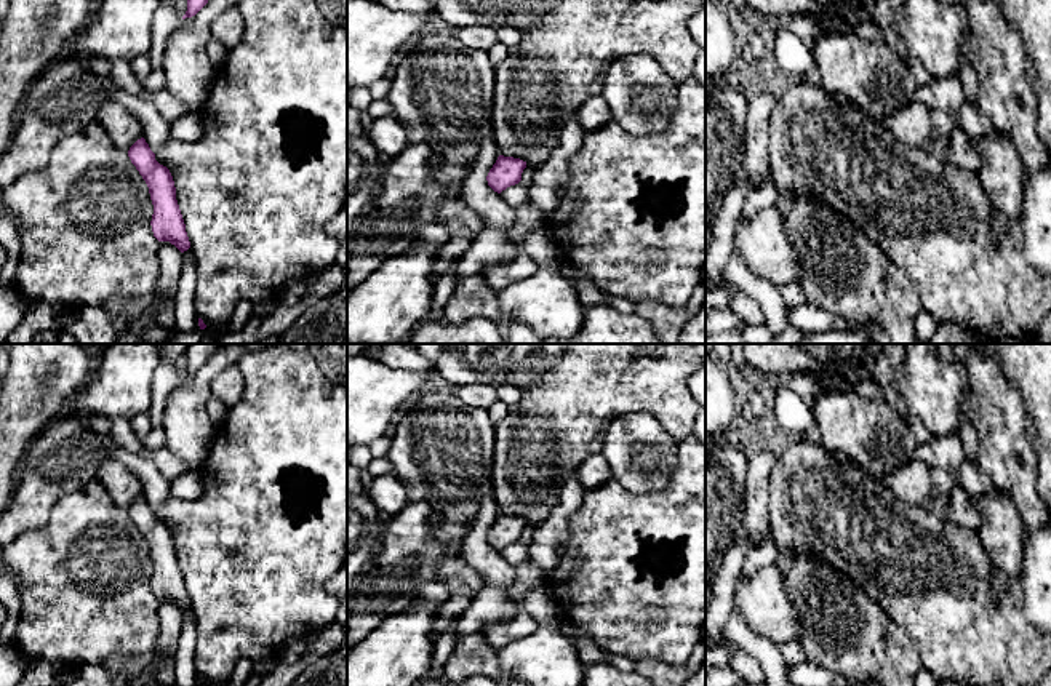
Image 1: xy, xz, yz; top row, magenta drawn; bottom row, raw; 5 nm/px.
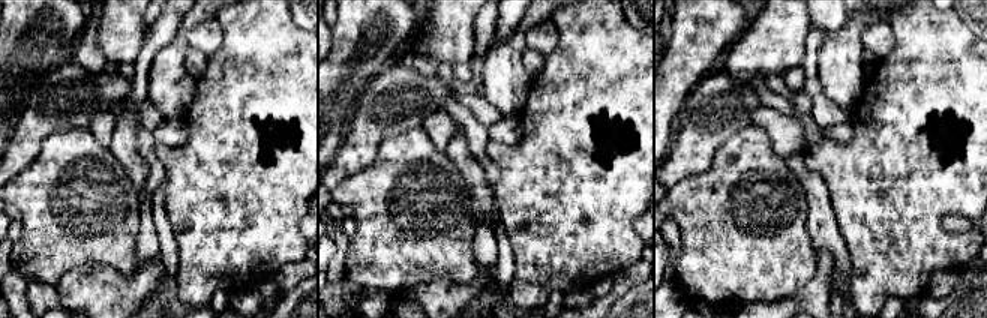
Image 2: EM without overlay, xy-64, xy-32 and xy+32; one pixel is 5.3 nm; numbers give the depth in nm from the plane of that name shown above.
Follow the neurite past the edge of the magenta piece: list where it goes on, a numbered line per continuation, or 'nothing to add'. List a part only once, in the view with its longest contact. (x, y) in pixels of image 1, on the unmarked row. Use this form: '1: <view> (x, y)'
nothing to add

